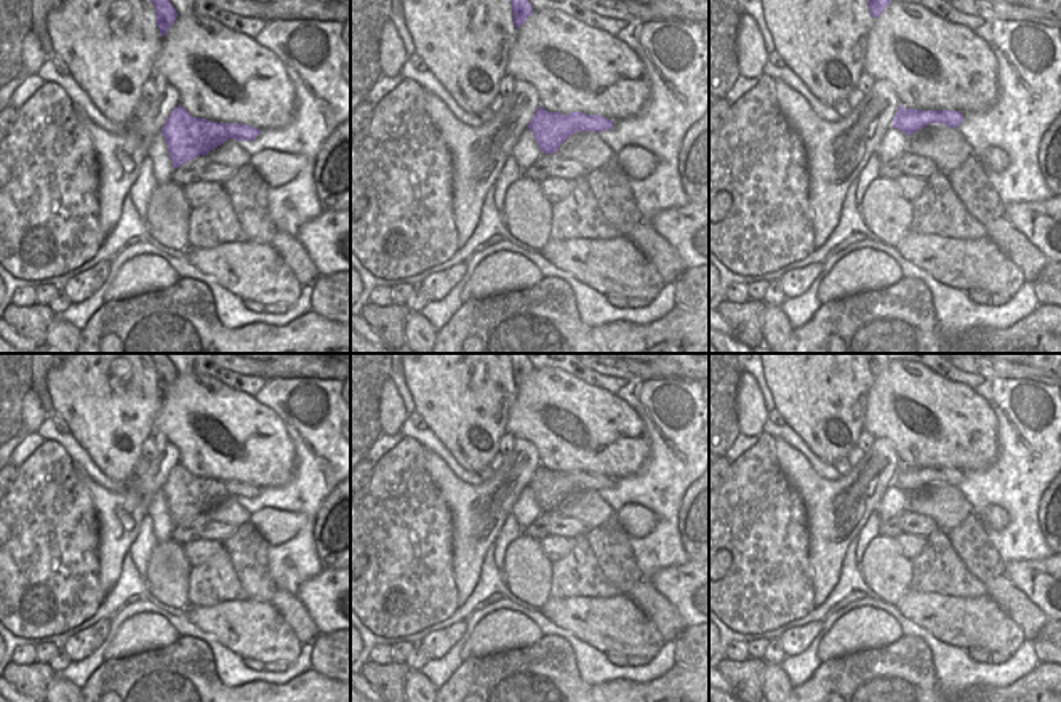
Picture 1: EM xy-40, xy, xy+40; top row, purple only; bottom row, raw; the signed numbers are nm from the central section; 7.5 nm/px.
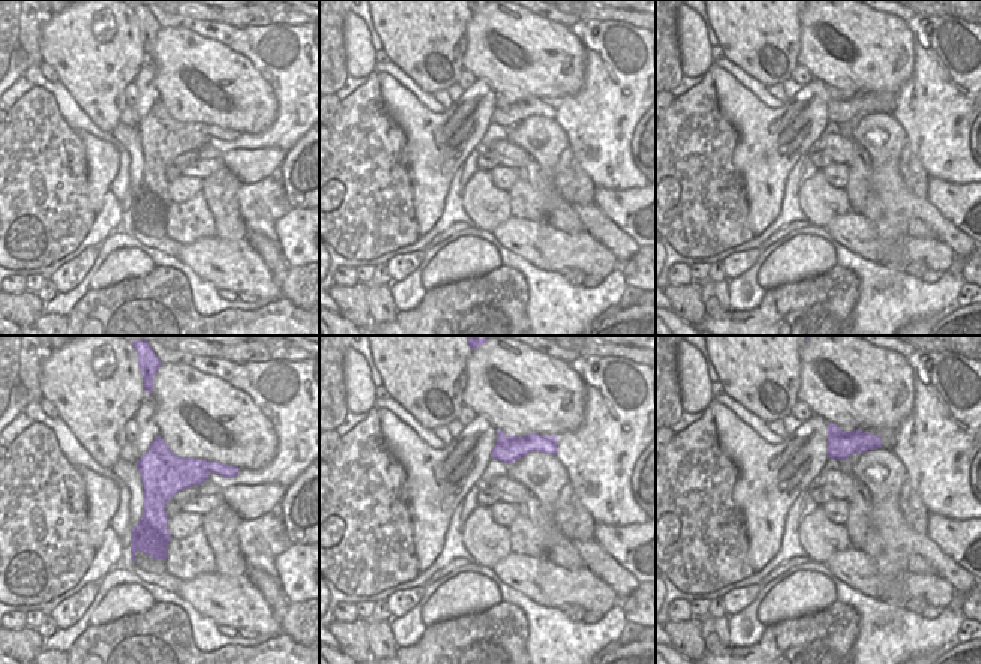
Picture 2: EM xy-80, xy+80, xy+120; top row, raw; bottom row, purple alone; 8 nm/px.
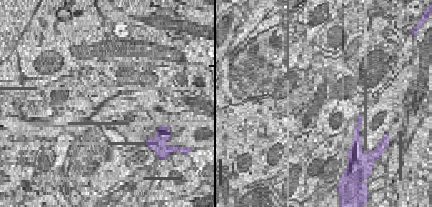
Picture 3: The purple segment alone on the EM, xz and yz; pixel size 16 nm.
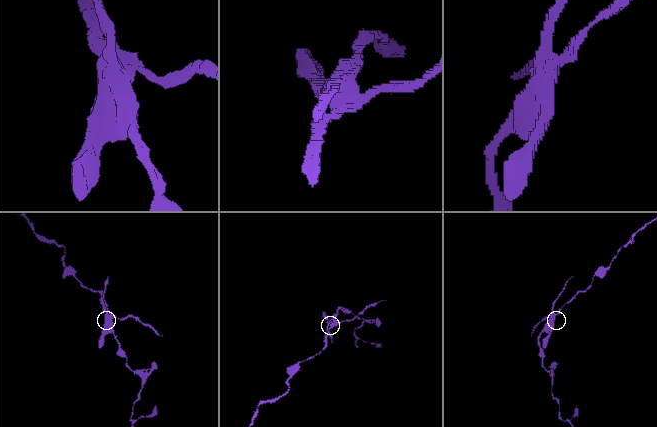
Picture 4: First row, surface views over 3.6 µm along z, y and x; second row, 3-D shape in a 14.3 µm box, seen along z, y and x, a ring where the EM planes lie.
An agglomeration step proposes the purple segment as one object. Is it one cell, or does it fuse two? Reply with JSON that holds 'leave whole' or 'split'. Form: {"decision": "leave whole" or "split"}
{"decision": "split"}

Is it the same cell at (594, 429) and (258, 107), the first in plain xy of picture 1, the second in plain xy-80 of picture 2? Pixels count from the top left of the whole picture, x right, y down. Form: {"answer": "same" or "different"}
{"answer": "same"}

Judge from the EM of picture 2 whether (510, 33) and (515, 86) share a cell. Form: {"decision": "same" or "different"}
{"decision": "same"}

